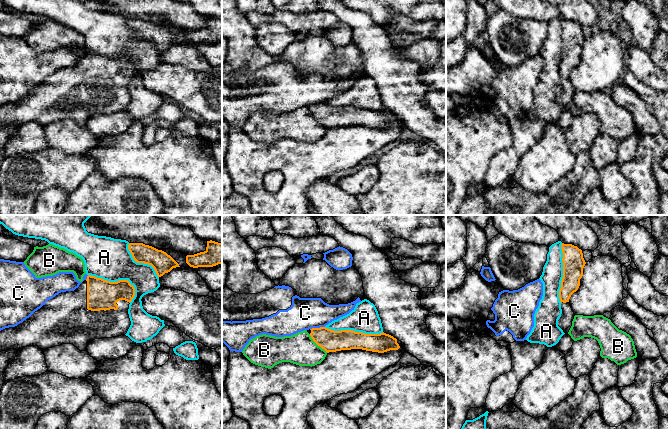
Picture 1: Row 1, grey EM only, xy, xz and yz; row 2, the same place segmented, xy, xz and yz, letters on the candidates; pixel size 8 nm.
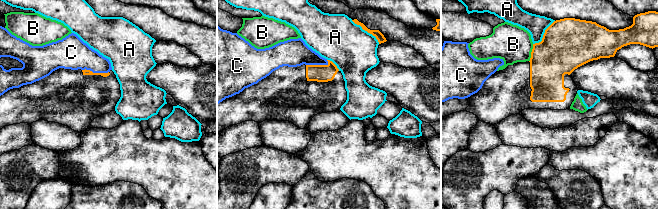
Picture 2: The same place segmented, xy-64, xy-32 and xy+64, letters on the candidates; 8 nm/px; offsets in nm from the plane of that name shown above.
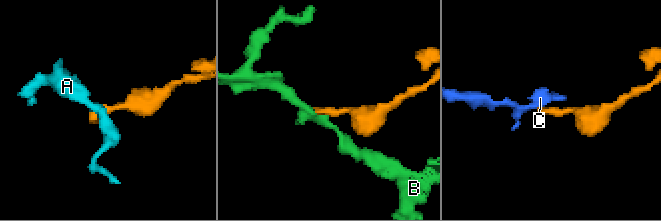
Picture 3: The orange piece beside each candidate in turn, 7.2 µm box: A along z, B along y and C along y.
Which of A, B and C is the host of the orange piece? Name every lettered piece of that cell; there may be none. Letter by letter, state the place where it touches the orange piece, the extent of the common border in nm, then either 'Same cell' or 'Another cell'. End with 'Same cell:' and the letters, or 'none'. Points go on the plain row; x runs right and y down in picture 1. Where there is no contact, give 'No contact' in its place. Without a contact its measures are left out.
A: Touches orange at xy (115, 58). Shared border 420 nm. Another cell
B: Touches orange at xz (317, 120). Shared border 220 nm. Another cell
C: Touches orange at xz (317, 104). Shared border 120 nm. Another cell
Same cell: none

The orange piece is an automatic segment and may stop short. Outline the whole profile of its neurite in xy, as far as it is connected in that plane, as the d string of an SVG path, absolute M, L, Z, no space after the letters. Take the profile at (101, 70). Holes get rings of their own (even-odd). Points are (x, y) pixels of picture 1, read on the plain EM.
M88 51L74 67L59 69L22 99L1 106L0 128L27 122L45 126L62 120L73 120L80 127L87 127L87 121L92 116L127 109L131 101L128 85L134 72L135 64L128 56L110 58Z

